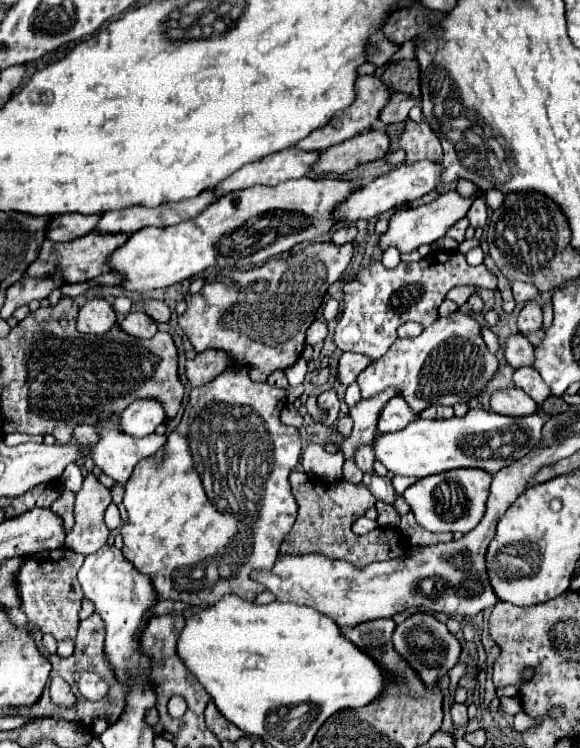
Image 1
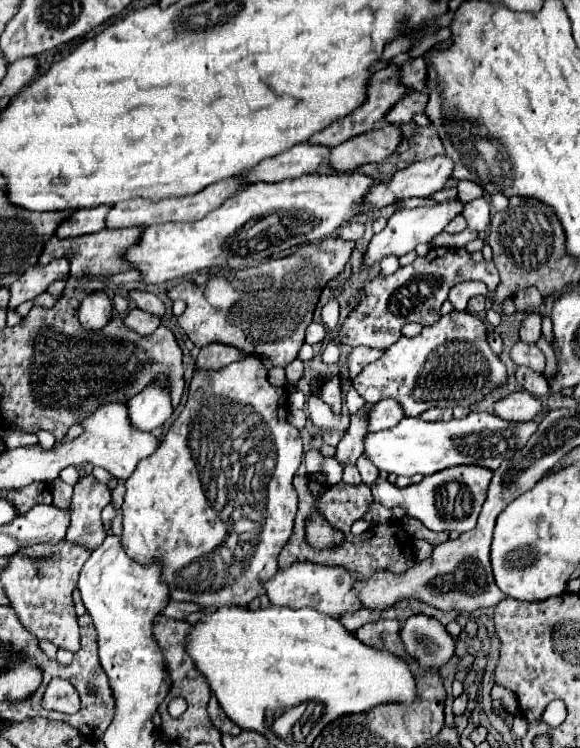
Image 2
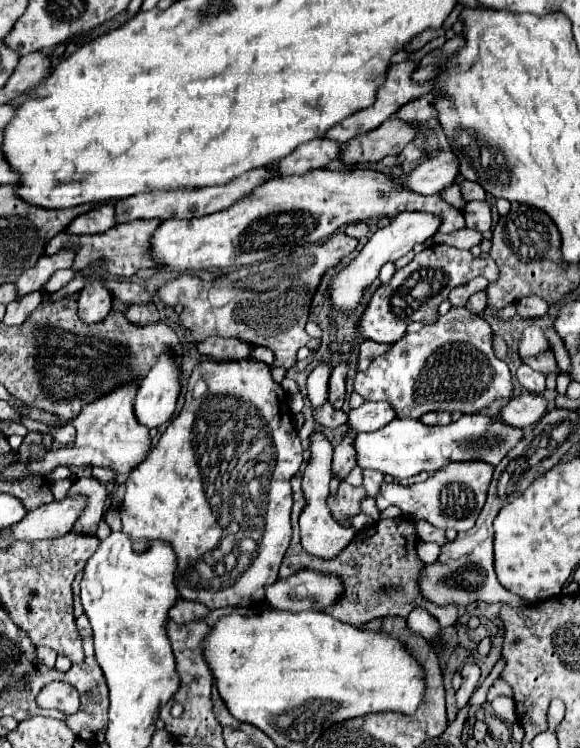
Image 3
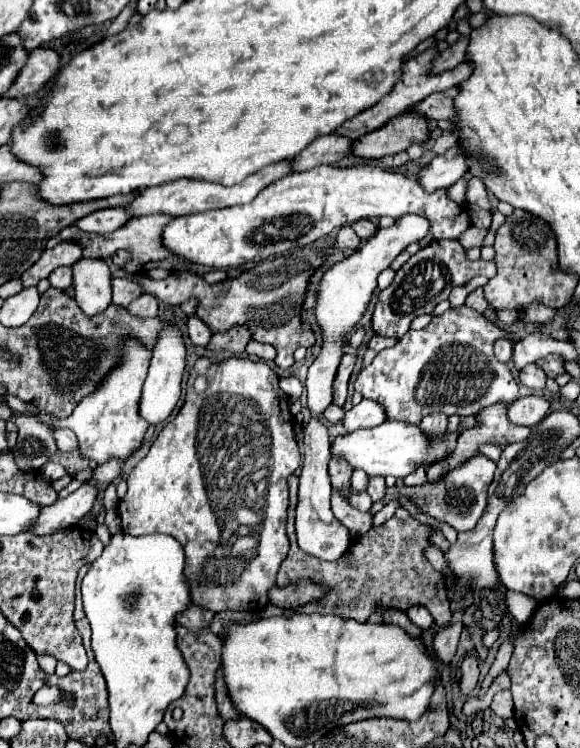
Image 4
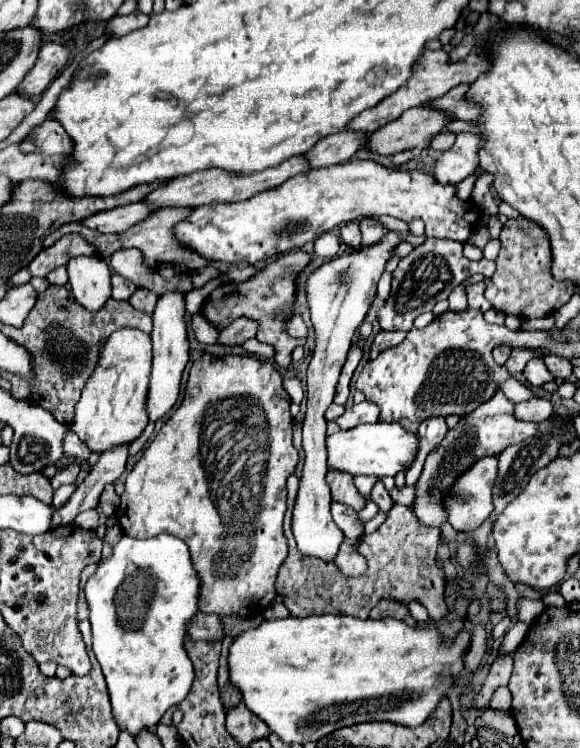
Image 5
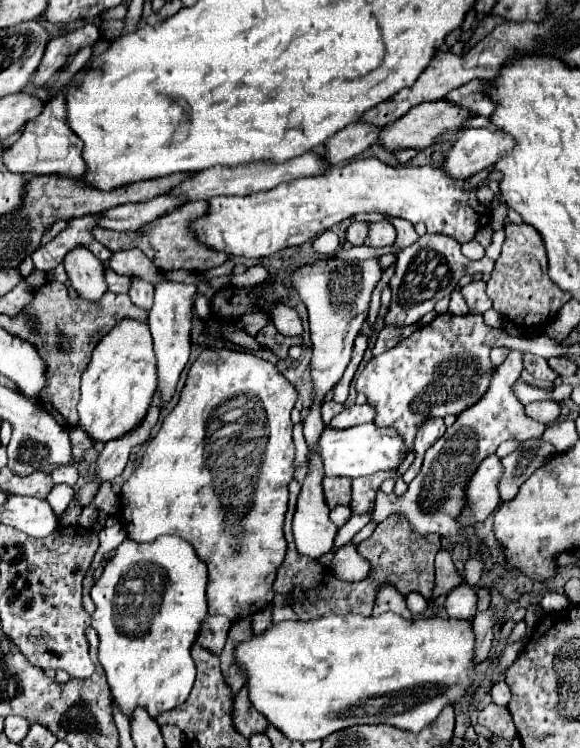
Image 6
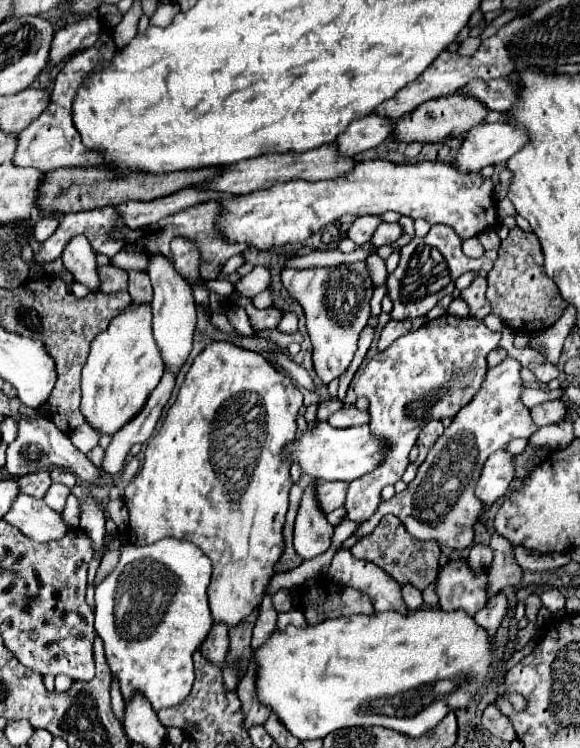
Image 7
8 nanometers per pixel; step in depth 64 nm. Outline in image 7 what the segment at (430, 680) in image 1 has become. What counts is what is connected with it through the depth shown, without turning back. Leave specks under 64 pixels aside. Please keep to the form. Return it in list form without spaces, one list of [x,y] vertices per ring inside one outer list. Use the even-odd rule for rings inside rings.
[[[402,584],[402,598],[408,606],[408,610],[418,610],[422,606],[422,592],[414,588],[412,584]]]

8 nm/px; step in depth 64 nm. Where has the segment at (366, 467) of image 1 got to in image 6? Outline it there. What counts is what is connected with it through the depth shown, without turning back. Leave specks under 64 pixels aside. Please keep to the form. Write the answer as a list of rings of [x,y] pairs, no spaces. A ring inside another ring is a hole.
[[[514,350],[508,358],[494,370],[490,386],[486,394],[468,410],[464,410],[456,422],[444,432],[444,436],[434,442],[434,446],[426,452],[420,474],[408,484],[408,492],[402,496],[382,494],[376,496],[376,508],[372,512],[372,524],[380,524],[386,516],[398,514],[410,522],[410,528],[420,534],[440,534],[450,544],[464,544],[466,534],[458,524],[458,516],[468,506],[466,486],[470,476],[476,472],[478,464],[496,452],[496,448],[508,438],[538,438],[544,432],[544,424],[526,418],[524,404],[514,394],[514,382],[522,372],[522,352]]]

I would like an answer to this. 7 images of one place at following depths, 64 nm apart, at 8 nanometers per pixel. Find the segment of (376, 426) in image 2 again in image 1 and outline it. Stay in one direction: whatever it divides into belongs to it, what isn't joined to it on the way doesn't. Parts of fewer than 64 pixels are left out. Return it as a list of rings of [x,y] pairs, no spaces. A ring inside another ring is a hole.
[[[394,396],[382,408],[382,414],[378,418],[378,432],[396,432],[396,430],[402,430],[412,420],[416,420],[416,416],[410,412],[408,404],[402,400],[402,396]]]

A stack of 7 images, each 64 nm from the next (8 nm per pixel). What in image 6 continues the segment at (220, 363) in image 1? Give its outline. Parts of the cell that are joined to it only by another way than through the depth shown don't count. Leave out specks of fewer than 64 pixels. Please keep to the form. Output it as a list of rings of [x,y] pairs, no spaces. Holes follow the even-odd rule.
[[[254,310],[246,316],[242,316],[242,322],[244,322],[244,330],[250,334],[250,336],[256,336],[256,332],[260,328],[264,328],[266,324],[272,322],[272,316],[266,314],[266,312],[260,312],[260,310]]]

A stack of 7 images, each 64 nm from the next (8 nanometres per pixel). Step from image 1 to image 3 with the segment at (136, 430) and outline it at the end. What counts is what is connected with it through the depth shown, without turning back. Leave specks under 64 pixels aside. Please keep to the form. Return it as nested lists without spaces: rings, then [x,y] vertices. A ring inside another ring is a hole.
[[[166,348],[158,356],[158,362],[152,366],[152,370],[148,372],[148,376],[142,380],[140,390],[136,394],[134,414],[136,414],[138,422],[144,424],[144,426],[148,426],[148,428],[158,428],[164,422],[168,422],[170,416],[174,414],[178,394],[180,394],[180,366],[176,364],[176,354],[170,348]]]

